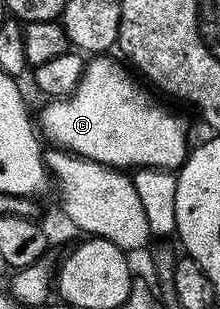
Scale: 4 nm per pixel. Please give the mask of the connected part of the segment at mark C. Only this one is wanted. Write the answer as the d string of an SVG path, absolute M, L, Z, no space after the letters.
M94 55L86 63L85 73L74 92L46 103L49 105L42 110L41 120L39 116L44 139L53 140L49 142L56 147L105 164L108 168L180 169L191 151L184 122L175 113L168 112L148 87L140 88L133 81L134 73L120 59L112 60L111 56Z

